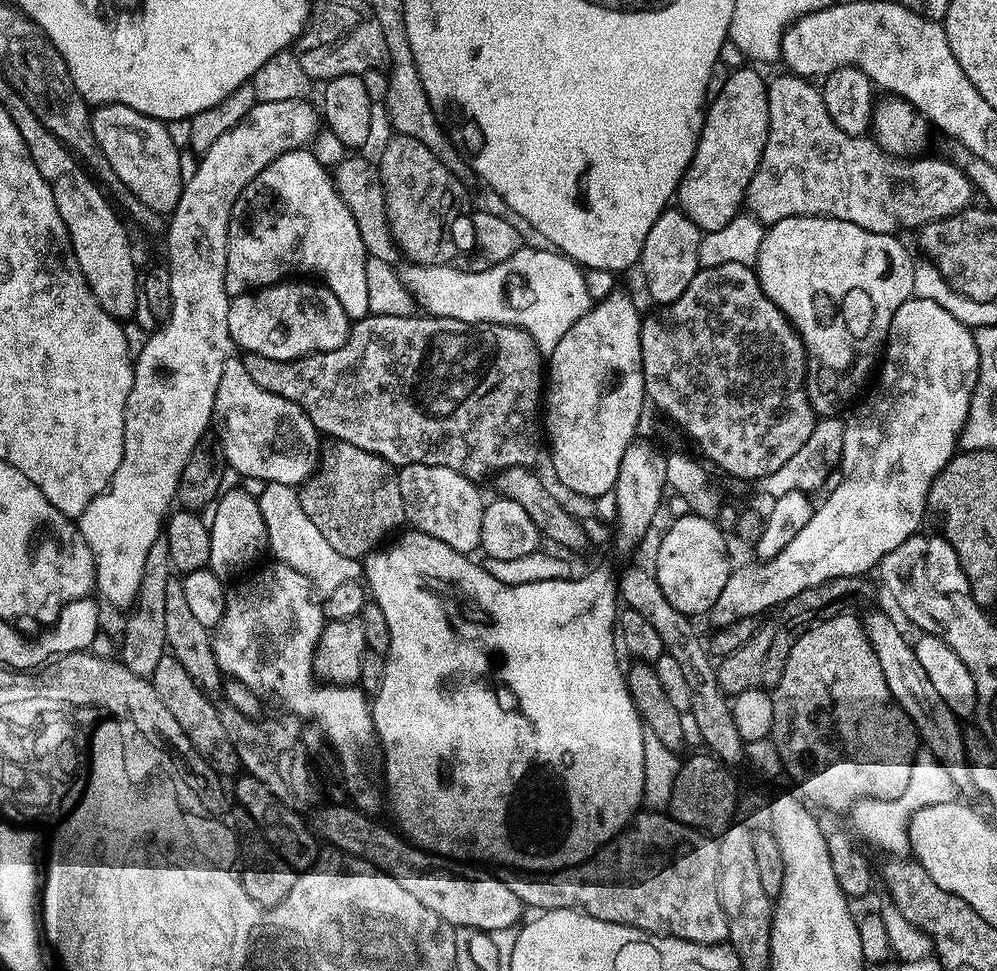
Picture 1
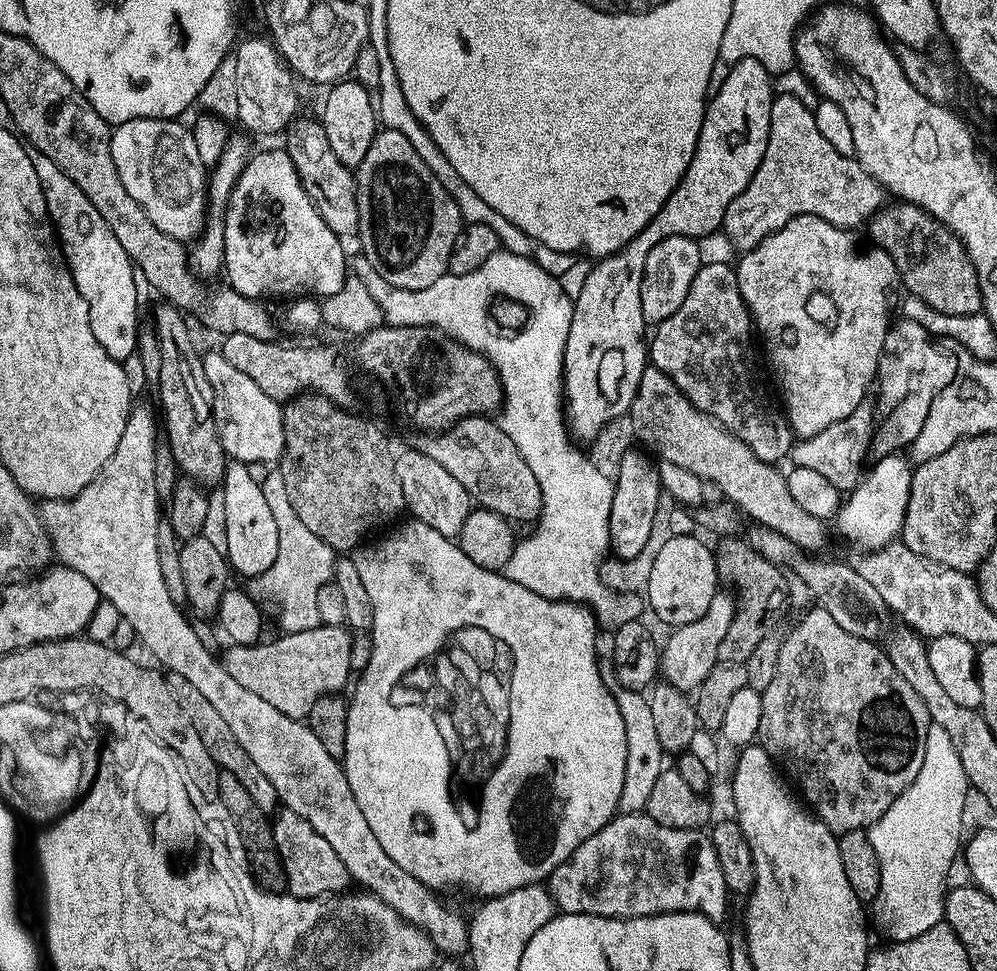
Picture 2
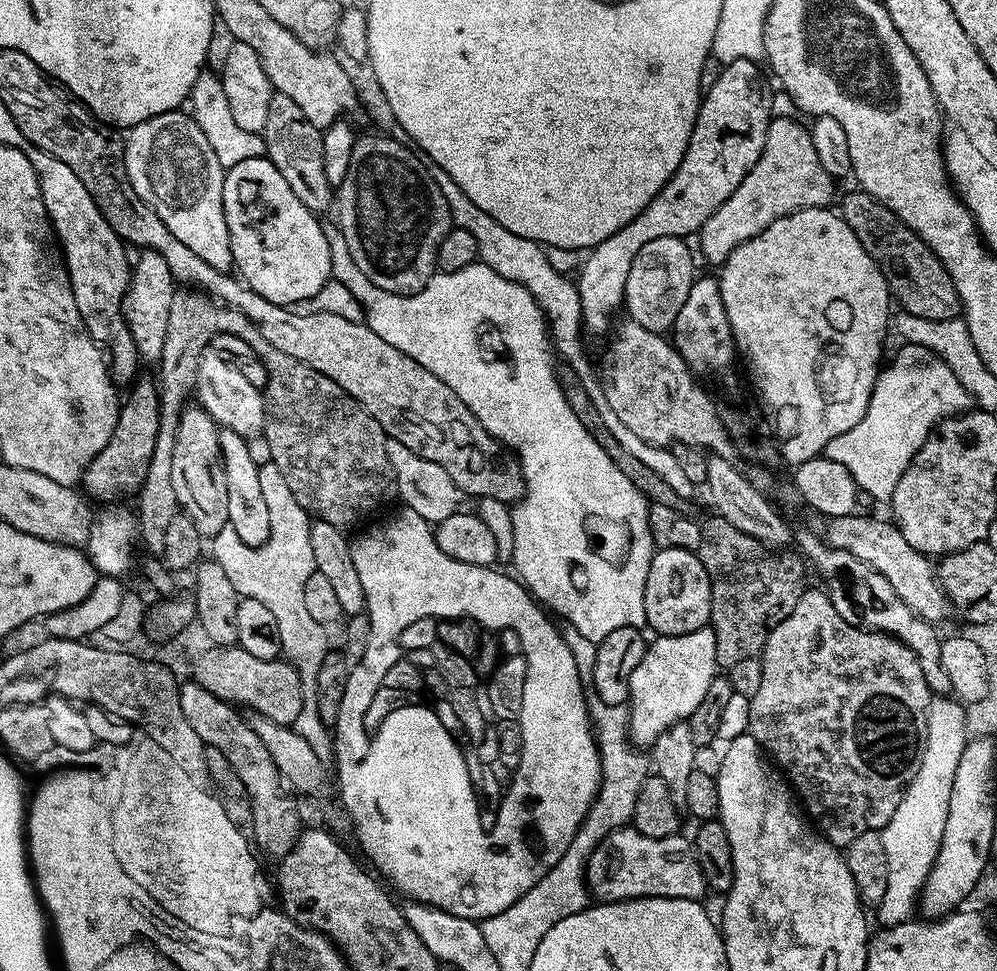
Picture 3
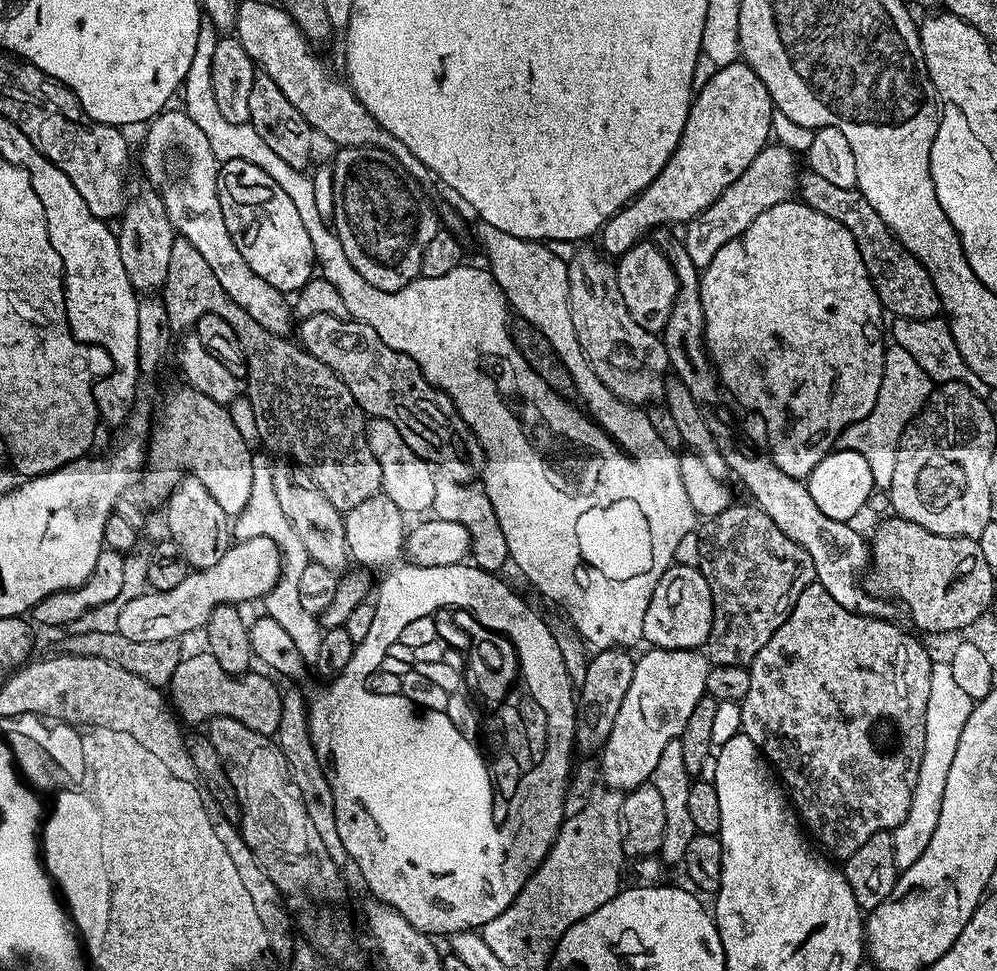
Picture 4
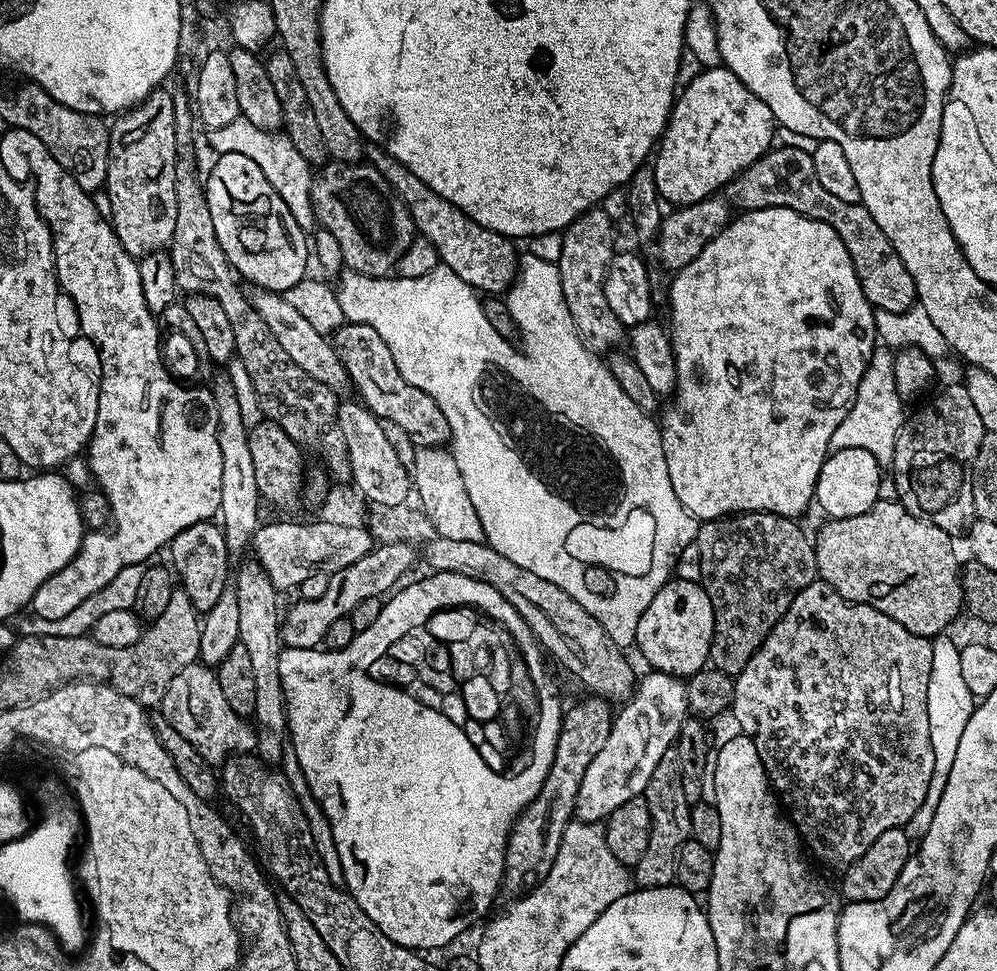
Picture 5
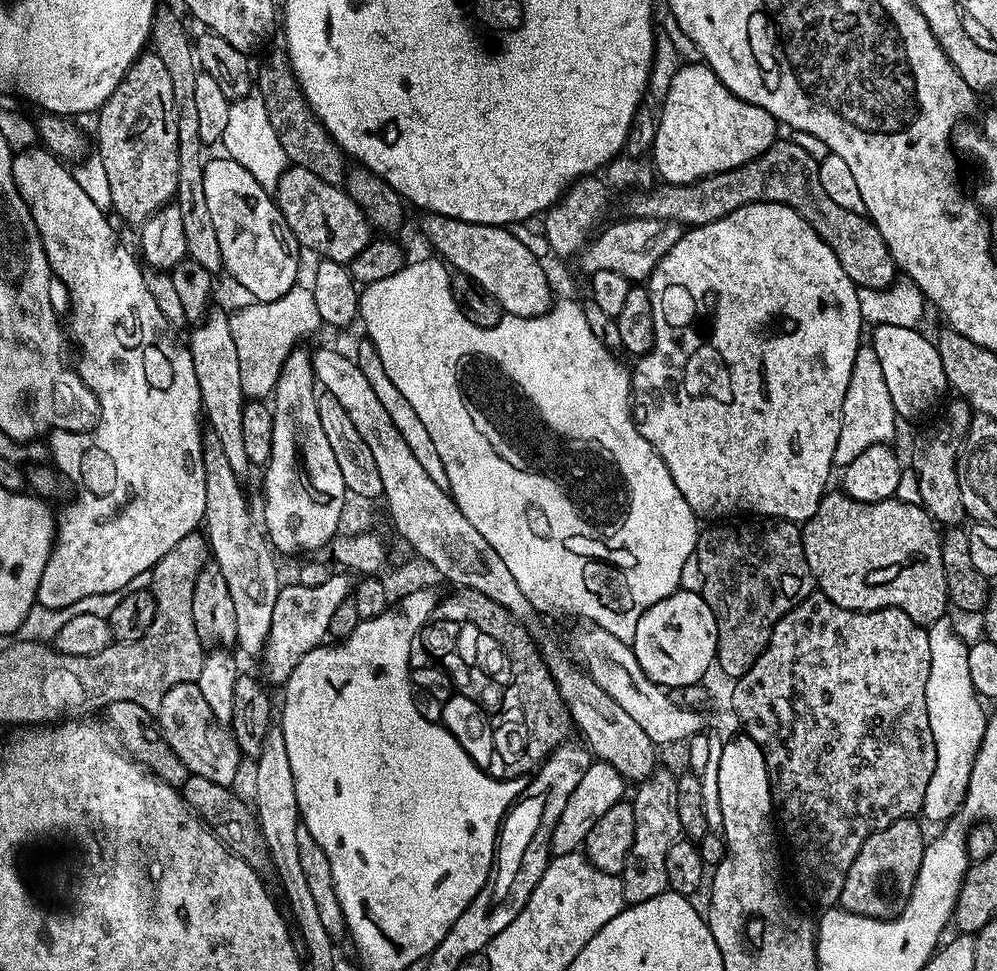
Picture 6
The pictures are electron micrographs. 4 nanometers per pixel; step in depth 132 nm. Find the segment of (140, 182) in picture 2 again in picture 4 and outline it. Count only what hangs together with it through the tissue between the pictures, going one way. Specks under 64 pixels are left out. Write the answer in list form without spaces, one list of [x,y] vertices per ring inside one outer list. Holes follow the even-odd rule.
[[[172,111],[161,112],[147,125],[144,168],[152,179],[151,187],[158,190],[172,227],[192,243],[202,258],[206,258],[222,290],[226,290],[226,294],[230,294],[230,298],[234,298],[234,302],[238,302],[238,306],[242,306],[258,326],[266,326],[266,330],[287,337],[291,328],[293,331],[294,320],[292,324],[293,309],[290,304],[288,309],[285,293],[270,286],[266,278],[258,278],[258,274],[246,266],[246,258],[242,258],[226,230],[226,218],[222,218],[220,205],[220,164],[214,150],[210,150],[210,141],[187,112]]]

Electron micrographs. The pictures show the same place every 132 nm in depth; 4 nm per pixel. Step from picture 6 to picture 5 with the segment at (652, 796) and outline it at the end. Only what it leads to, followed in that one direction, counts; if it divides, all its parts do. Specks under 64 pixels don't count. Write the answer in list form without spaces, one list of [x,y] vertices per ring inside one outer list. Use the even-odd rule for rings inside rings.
[[[670,747],[662,754],[653,771],[653,777],[647,782],[643,794],[650,810],[651,830],[646,851],[636,865],[633,865],[632,876],[635,883],[642,888],[661,888],[667,884],[676,884],[677,850],[691,839],[691,803],[682,789],[682,762],[679,761],[675,747]]]

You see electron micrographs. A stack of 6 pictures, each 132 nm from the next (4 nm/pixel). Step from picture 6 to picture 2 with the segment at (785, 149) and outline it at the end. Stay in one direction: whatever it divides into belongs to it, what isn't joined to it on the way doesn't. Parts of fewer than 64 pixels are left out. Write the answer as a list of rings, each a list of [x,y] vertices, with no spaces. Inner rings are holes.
[[[903,202],[889,203],[868,221],[866,231],[867,239],[875,247],[884,248],[886,254],[894,258],[896,275],[905,293],[922,298],[926,306],[934,306],[934,310],[942,310],[942,314],[969,316],[981,311],[976,273],[968,263],[960,239],[942,226],[942,222],[926,214],[926,210]]]

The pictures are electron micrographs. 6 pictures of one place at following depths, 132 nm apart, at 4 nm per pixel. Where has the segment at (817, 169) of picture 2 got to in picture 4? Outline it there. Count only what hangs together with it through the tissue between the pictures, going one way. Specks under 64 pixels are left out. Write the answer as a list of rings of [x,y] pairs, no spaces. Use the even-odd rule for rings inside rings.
[[[775,142],[769,143],[758,154],[758,158],[754,158],[754,162],[750,162],[750,166],[742,170],[740,177],[713,204],[706,206],[702,214],[688,221],[682,232],[682,241],[686,254],[690,254],[696,268],[703,270],[714,258],[714,254],[718,254],[718,250],[722,250],[726,242],[741,236],[746,226],[750,226],[750,222],[758,218],[758,214],[766,214],[770,206],[778,206],[797,191],[796,160],[797,153],[790,151],[786,146]]]

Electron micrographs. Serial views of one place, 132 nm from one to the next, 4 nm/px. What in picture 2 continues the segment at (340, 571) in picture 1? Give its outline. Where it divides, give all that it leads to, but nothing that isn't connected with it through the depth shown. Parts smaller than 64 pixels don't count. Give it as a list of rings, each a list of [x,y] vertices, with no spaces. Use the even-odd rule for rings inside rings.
[[[249,464],[250,474],[263,478],[266,502],[274,514],[274,522],[278,522],[278,558],[260,576],[251,577],[247,581],[246,590],[254,590],[252,596],[261,605],[276,604],[276,620],[280,623],[279,631],[301,632],[317,628],[320,623],[318,614],[318,590],[324,583],[333,579],[336,570],[337,553],[318,534],[311,532],[294,514],[294,506],[290,506],[290,498],[286,494],[286,482],[278,470],[264,477],[264,464]]]

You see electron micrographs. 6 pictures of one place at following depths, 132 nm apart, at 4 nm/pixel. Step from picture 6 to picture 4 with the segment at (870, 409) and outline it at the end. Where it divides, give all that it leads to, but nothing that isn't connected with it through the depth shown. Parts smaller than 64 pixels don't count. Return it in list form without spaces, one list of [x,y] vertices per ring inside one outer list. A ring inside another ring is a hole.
[[[892,342],[884,350],[884,369],[882,370],[882,386],[878,390],[878,402],[874,402],[874,410],[866,414],[858,422],[854,422],[838,441],[840,448],[854,450],[866,458],[866,466],[870,466],[873,485],[877,489],[887,490],[890,482],[894,482],[894,458],[900,445],[902,434],[909,422],[916,417],[921,406],[928,400],[934,382],[914,362],[914,357],[902,346]]]

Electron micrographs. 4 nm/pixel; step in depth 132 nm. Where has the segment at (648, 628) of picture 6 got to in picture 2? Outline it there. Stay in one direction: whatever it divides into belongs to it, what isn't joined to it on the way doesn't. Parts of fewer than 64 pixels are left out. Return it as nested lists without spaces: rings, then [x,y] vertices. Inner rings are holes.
[[[693,534],[690,536],[672,536],[666,546],[663,546],[662,550],[659,551],[658,556],[654,558],[654,567],[651,569],[650,580],[648,582],[648,587],[646,589],[646,599],[647,607],[652,607],[652,612],[661,620],[662,623],[668,624],[672,628],[681,628],[686,626],[686,622],[698,622],[698,618],[702,618],[702,614],[706,614],[706,610],[710,610],[710,602],[714,598],[714,594],[718,590],[718,581],[716,578],[716,558],[711,547],[707,548],[702,541],[699,540],[699,535]]]

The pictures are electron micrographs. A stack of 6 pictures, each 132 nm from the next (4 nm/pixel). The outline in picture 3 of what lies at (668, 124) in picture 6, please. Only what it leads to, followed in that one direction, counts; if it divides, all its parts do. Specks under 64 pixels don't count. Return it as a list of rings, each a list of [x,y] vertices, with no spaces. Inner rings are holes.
[[[739,60],[723,65],[720,75],[712,86],[703,93],[698,110],[698,118],[694,122],[694,130],[690,134],[690,146],[686,146],[686,154],[674,170],[670,182],[662,186],[662,190],[622,230],[610,234],[606,242],[596,245],[585,255],[583,264],[578,269],[578,287],[580,289],[580,301],[582,302],[582,318],[584,319],[584,332],[600,336],[604,331],[607,333],[613,327],[614,319],[612,315],[624,302],[626,294],[626,278],[630,274],[630,266],[634,266],[634,258],[638,258],[638,250],[646,246],[646,242],[654,242],[654,238],[663,236],[686,237],[691,232],[699,232],[700,228],[738,190],[742,178],[758,162],[762,150],[766,146],[766,134],[768,133],[768,123],[773,120],[772,97],[773,93],[768,92],[768,84],[764,81],[764,76],[760,73],[761,65],[755,60]]]

